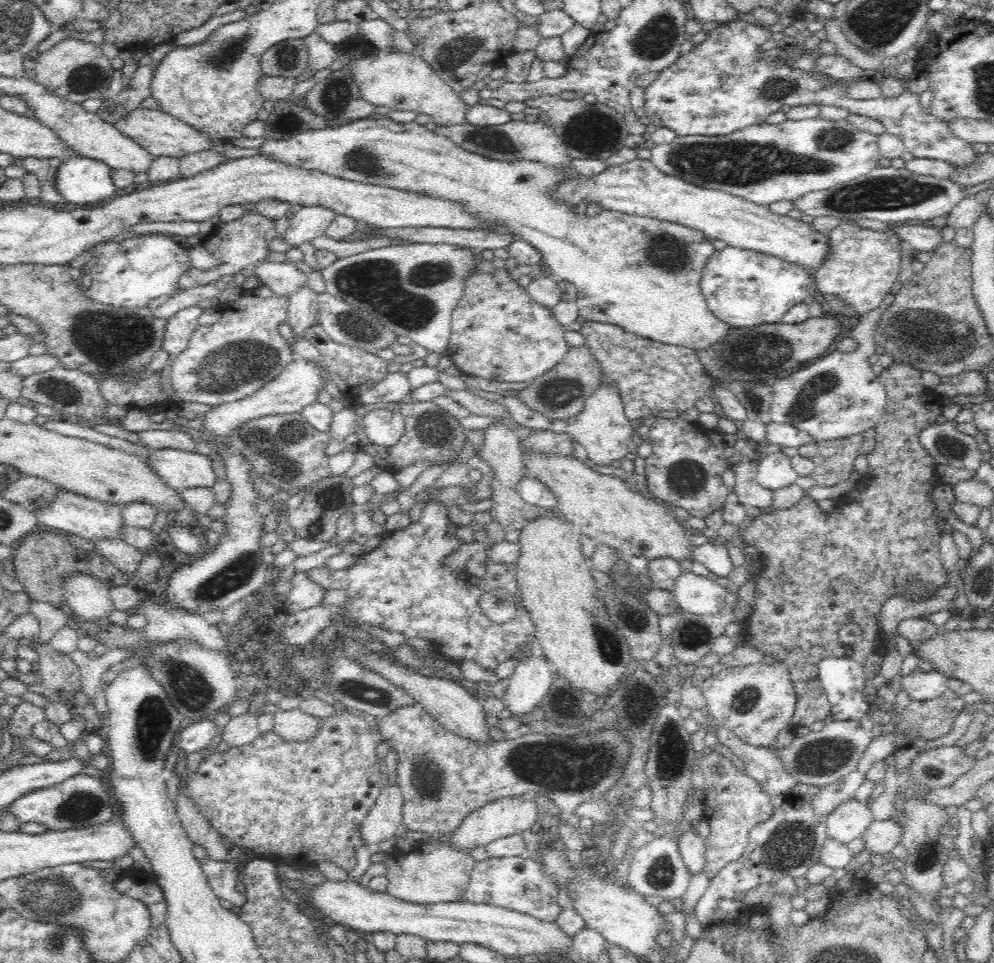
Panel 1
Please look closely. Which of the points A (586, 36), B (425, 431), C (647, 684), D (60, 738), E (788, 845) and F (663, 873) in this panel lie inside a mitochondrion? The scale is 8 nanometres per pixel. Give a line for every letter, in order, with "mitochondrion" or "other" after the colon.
A: other
B: mitochondrion
C: other
D: other
E: mitochondrion
F: mitochondrion

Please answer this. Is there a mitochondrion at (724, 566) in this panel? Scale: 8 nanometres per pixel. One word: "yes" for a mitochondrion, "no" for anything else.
no

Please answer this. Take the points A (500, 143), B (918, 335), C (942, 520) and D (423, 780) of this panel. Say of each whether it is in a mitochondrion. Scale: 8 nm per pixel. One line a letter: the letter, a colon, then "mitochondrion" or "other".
A: mitochondrion
B: mitochondrion
C: other
D: mitochondrion

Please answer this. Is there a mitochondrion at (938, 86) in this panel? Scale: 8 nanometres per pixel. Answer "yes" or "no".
no

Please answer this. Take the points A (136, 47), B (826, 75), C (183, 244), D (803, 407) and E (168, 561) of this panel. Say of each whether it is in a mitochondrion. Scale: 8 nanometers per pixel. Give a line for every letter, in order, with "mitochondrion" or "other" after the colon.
A: other
B: other
C: other
D: mitochondrion
E: other

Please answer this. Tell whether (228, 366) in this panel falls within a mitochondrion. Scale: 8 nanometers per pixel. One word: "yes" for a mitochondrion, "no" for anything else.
yes

